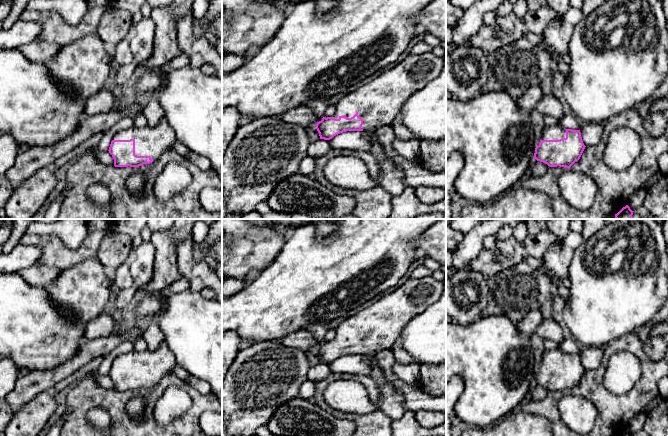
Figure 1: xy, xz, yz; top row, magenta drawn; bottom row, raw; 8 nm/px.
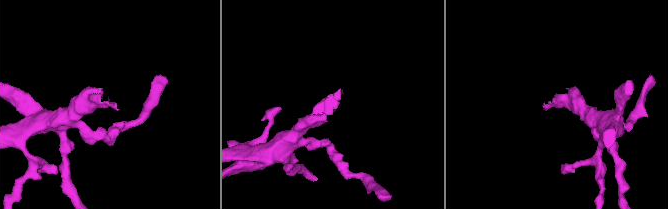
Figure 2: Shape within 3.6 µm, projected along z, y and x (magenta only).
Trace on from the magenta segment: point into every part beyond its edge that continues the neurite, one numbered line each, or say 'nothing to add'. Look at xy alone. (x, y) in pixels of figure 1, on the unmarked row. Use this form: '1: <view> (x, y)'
1: xy (150, 365)

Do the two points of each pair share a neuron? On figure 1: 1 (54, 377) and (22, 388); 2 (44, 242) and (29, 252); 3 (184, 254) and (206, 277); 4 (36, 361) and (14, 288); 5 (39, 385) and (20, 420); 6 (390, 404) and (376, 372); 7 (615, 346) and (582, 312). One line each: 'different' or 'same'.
1: same
2: different
3: same
4: same
5: different
6: same
7: different

